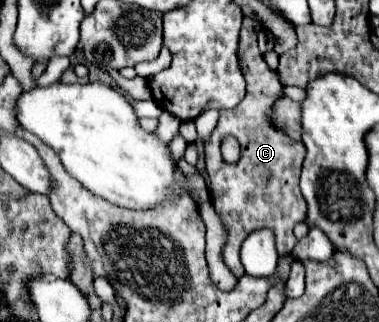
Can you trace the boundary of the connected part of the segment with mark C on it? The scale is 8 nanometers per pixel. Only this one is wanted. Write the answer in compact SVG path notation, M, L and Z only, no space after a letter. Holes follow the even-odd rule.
M244 17L238 57L242 75L246 79L246 97L234 109L220 111L218 125L206 141L206 171L210 177L212 203L228 231L228 241L224 245L224 263L232 269L236 277L244 275L244 267L240 263L240 245L246 237L242 235L242 231L250 235L260 227L270 227L276 233L278 253L288 255L296 245L292 229L306 217L306 201L298 187L306 147L292 141L272 123L272 107L276 99L284 97L284 85L280 83L276 71L272 71L262 59L256 41L260 29L262 25L256 19ZM228 135L236 137L240 143L240 159L236 163L226 163L220 153L222 139Z

